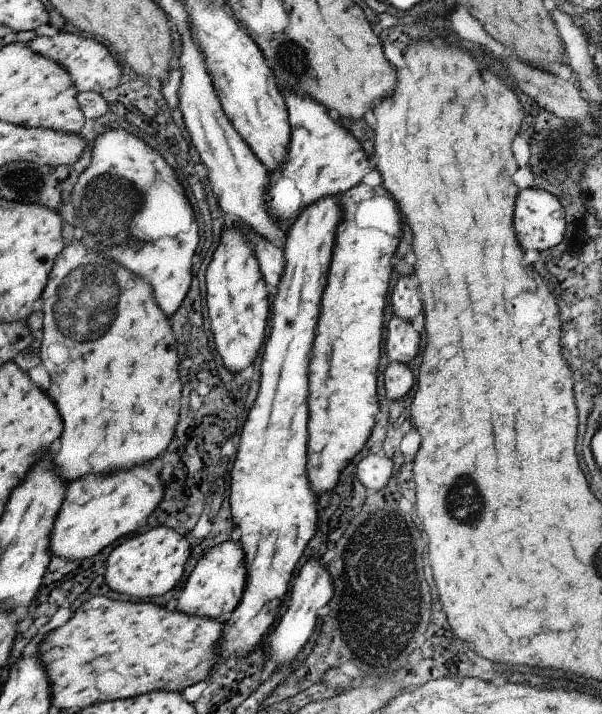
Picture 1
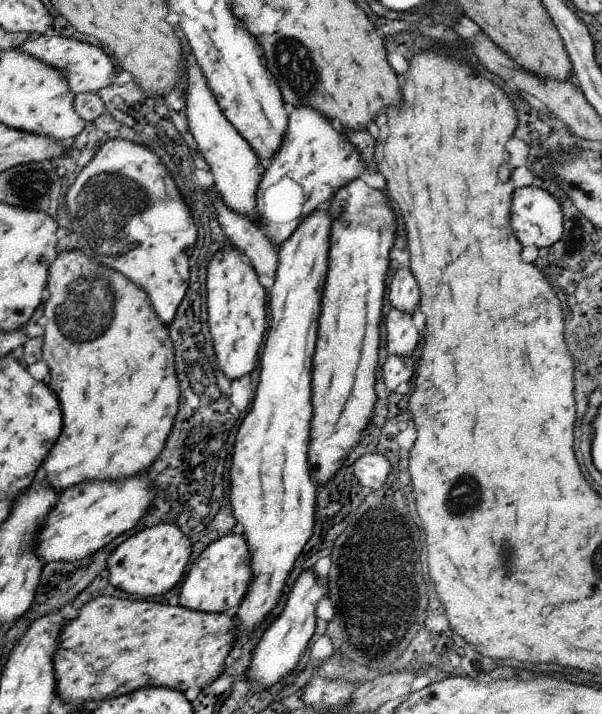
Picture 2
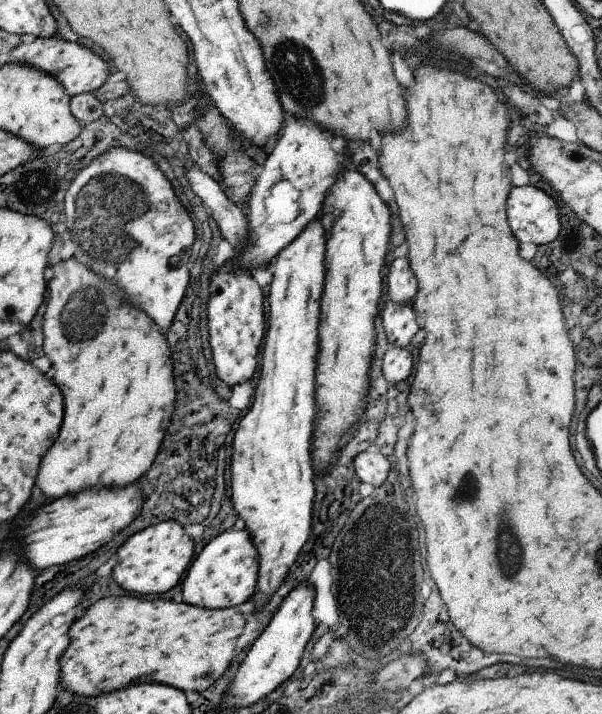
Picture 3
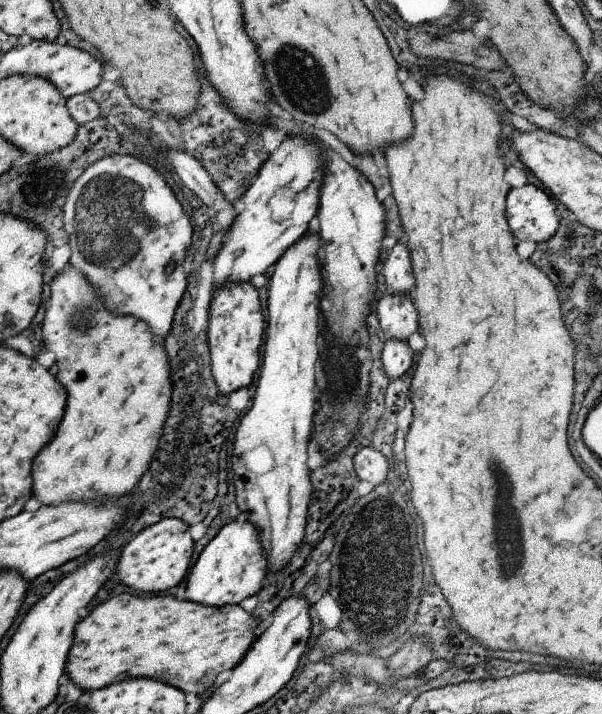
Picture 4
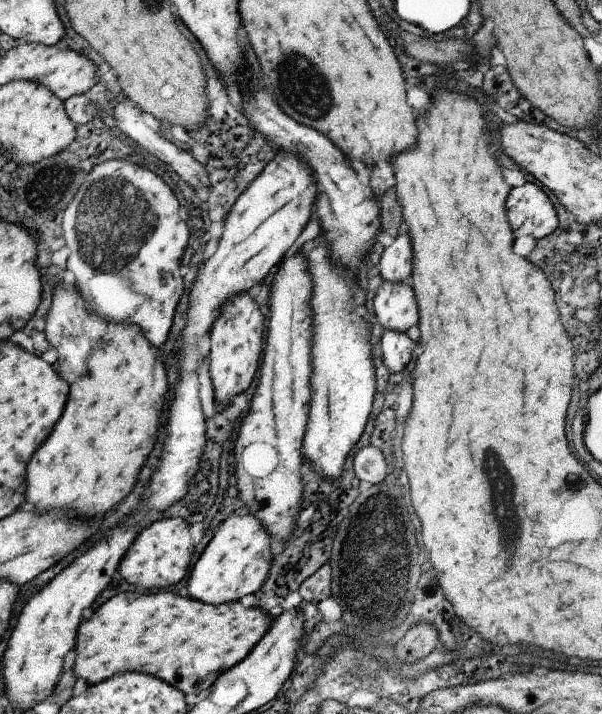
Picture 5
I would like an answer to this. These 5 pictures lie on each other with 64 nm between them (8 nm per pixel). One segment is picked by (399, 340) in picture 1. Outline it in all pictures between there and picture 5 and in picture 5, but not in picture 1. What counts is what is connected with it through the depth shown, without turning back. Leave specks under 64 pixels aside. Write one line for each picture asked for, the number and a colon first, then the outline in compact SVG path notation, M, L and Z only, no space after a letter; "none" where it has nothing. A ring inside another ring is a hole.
2: M389 310L385 316L385 350L387 354L409 356L419 342L419 334L411 324L411 316Z
3: M385 302L379 318L381 318L381 326L385 328L387 340L395 342L393 346L397 346L397 348L409 346L409 342L417 330L417 324L413 320L413 310L409 306Z
4: M385 292L375 304L375 316L387 340L407 340L407 336L417 330L415 308L407 296L389 296L389 292Z
5: M383 282L373 298L375 308L375 324L383 332L405 332L417 322L415 298L409 286L387 284Z

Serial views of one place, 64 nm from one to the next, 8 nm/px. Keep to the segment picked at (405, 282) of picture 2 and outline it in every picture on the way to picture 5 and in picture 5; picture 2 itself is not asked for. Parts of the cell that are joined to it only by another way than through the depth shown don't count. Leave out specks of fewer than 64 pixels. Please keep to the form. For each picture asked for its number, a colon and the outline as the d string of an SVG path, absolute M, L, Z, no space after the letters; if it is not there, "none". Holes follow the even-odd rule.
3: M395 260L389 264L387 276L385 276L385 286L387 286L389 302L411 304L411 298L415 296L417 286L415 286L415 278L405 260Z
4: M393 246L387 252L387 258L381 266L381 274L383 274L383 282L387 286L389 296L397 296L397 294L405 294L413 288L413 274L411 274L411 262L409 262L409 254L405 248L401 246Z
5: M397 236L395 242L383 250L379 260L379 272L383 282L401 284L411 274L411 244L407 236Z

